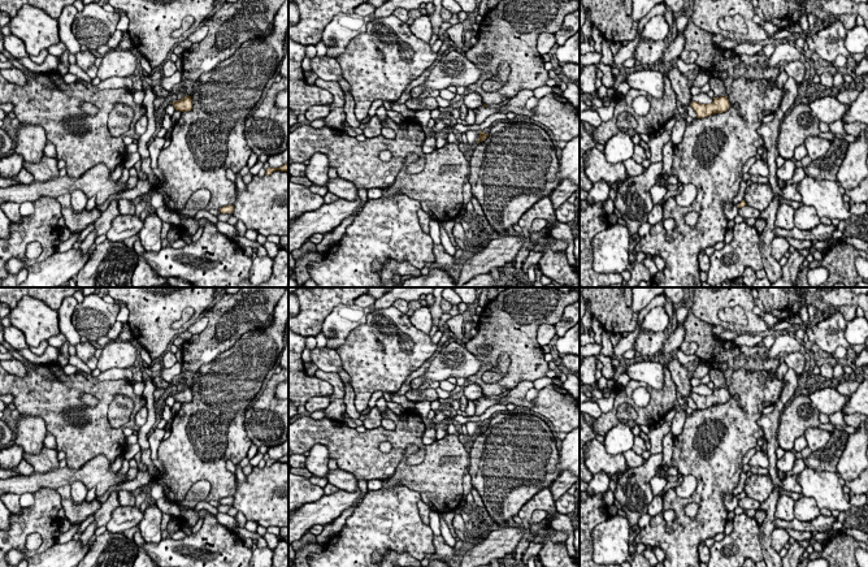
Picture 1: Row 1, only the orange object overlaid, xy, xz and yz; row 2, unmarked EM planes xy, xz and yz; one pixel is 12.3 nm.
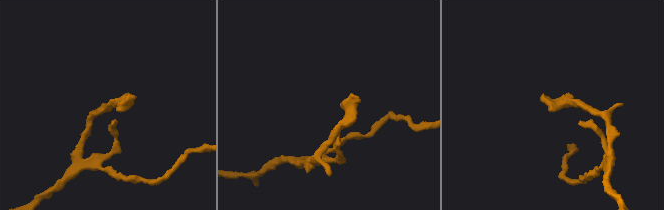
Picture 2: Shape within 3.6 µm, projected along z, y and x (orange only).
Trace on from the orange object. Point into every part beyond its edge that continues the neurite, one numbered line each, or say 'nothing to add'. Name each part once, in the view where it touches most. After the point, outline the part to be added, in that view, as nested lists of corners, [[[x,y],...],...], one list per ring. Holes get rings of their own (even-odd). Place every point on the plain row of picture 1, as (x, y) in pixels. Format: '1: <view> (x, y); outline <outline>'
nothing to add

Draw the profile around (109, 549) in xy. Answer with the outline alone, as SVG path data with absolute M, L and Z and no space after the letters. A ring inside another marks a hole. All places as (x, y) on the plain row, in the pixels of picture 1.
M105 531L77 567L133 567L139 550L133 538Z

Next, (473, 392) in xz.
M469 384L464 386L461 394L465 395L468 401L474 402L483 397L483 390L482 386L478 384Z

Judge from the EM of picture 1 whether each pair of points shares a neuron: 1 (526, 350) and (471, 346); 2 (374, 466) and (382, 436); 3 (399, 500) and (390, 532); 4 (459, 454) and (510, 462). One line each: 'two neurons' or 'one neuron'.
1: one neuron
2: one neuron
3: one neuron
4: two neurons

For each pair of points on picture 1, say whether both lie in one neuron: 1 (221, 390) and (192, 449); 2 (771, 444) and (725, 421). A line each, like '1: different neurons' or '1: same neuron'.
1: same neuron
2: different neurons

